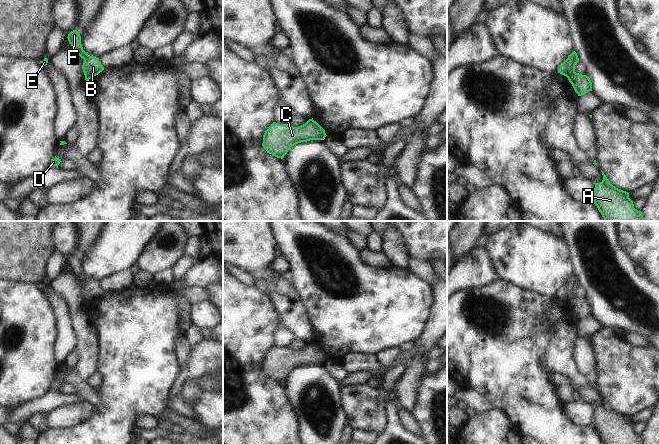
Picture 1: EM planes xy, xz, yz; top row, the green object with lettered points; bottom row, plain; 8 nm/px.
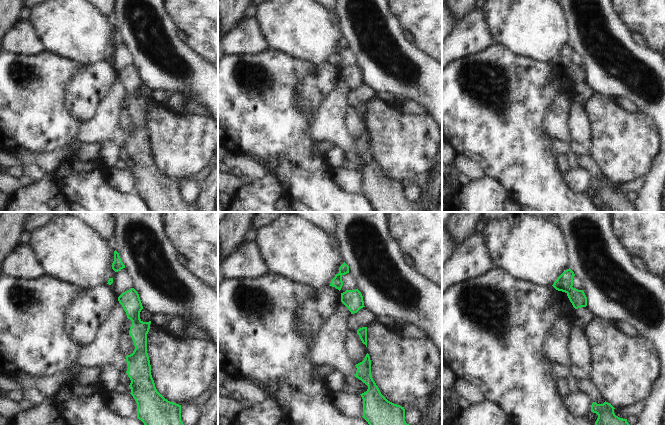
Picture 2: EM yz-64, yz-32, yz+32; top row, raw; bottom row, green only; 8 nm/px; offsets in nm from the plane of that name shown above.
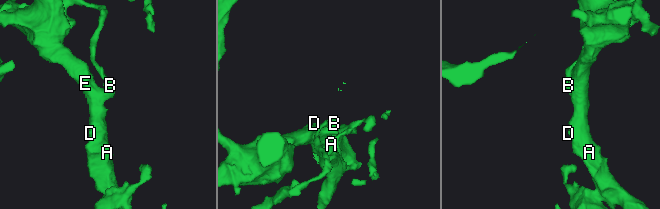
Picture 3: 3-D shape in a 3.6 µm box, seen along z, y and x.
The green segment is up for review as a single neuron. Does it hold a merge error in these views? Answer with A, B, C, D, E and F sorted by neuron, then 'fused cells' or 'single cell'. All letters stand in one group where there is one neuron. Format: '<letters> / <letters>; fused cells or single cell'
A C D E / B F; fused cells

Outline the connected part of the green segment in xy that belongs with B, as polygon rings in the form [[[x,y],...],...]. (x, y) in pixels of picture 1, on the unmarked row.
[[[77,254],[71,255],[67,262],[74,275],[84,283],[82,293],[86,302],[91,303],[105,293],[99,282],[90,280],[83,274],[81,260]]]

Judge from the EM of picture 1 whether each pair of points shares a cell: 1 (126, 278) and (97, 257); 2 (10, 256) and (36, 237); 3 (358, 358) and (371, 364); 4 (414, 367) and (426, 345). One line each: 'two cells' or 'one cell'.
1: two cells
2: one cell
3: one cell
4: one cell

